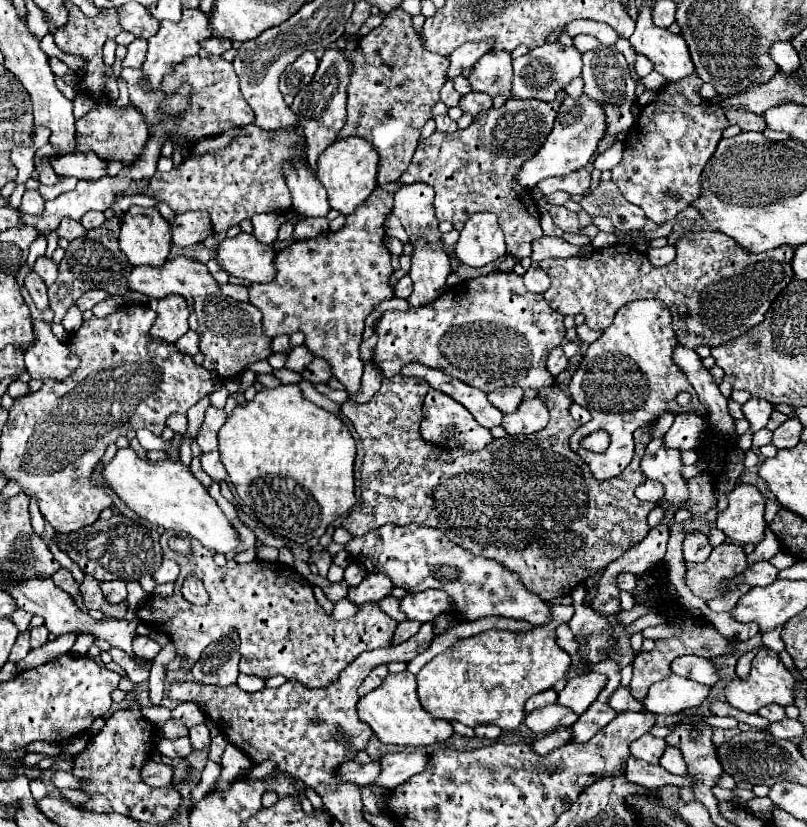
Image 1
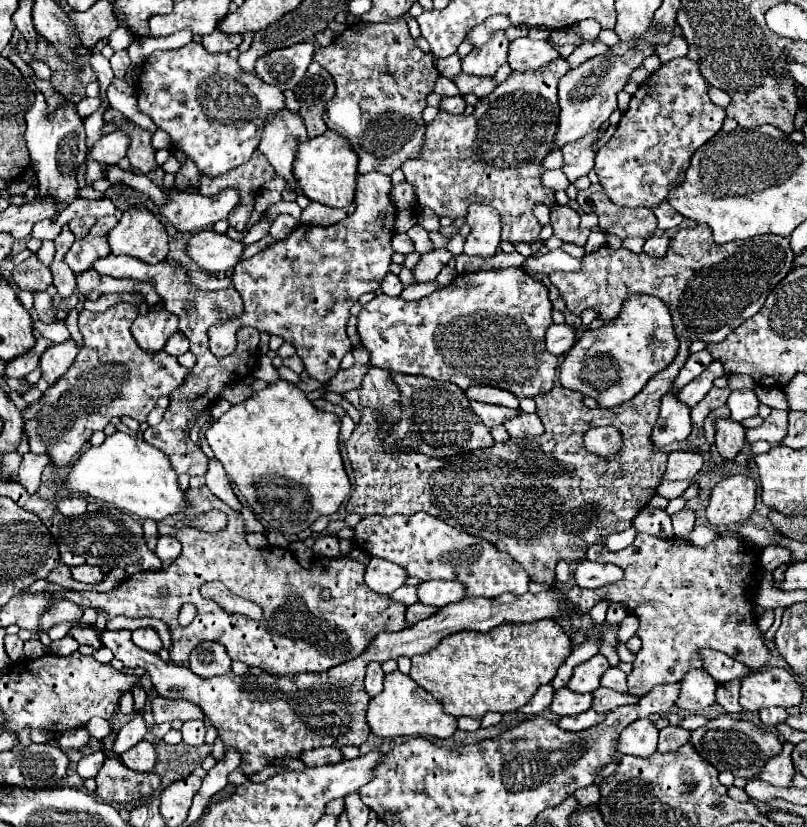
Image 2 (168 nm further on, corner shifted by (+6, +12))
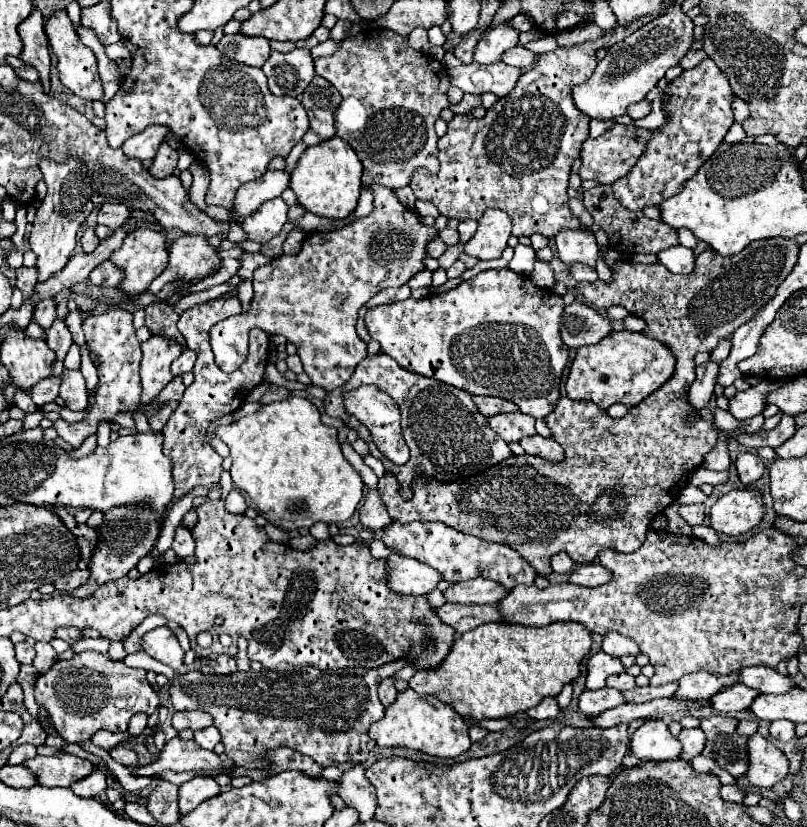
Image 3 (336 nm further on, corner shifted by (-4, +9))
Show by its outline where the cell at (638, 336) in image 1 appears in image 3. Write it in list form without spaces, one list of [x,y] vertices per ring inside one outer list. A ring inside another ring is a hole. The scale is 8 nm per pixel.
[[[629,330],[613,332],[599,344],[577,350],[565,390],[569,398],[589,400],[603,410],[619,402],[627,406],[637,406],[641,400],[661,388],[671,378],[673,370],[675,356],[659,340]]]

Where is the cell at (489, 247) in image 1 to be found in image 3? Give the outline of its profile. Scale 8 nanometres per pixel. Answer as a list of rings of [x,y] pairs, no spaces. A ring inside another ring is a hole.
[[[487,210],[481,220],[475,236],[465,244],[465,254],[479,260],[501,258],[507,240],[511,236],[511,220],[503,210]]]

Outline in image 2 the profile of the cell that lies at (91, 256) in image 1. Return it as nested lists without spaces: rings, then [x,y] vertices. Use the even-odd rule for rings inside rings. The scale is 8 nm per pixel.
[[[103,217],[97,219],[97,223],[93,225],[93,229],[89,231],[87,237],[83,237],[81,241],[73,241],[71,249],[65,255],[65,261],[73,263],[71,269],[73,273],[83,273],[89,271],[89,267],[93,267],[93,263],[99,257],[107,257],[111,255],[109,243],[107,243],[107,235],[109,231],[117,225],[117,217]]]

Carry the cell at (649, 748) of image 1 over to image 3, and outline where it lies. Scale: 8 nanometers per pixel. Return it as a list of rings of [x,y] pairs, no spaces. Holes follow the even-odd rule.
[[[647,720],[643,722],[631,742],[631,752],[637,758],[645,760],[675,760],[679,758],[679,740],[669,732],[667,724],[661,720]]]

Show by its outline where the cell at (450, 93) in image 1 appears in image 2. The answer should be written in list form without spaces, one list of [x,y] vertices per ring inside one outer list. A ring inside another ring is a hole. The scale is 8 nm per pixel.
[[[439,77],[433,91],[437,95],[441,95],[441,97],[455,97],[459,93],[459,89],[455,87],[455,83],[451,79],[447,79],[447,77]]]

